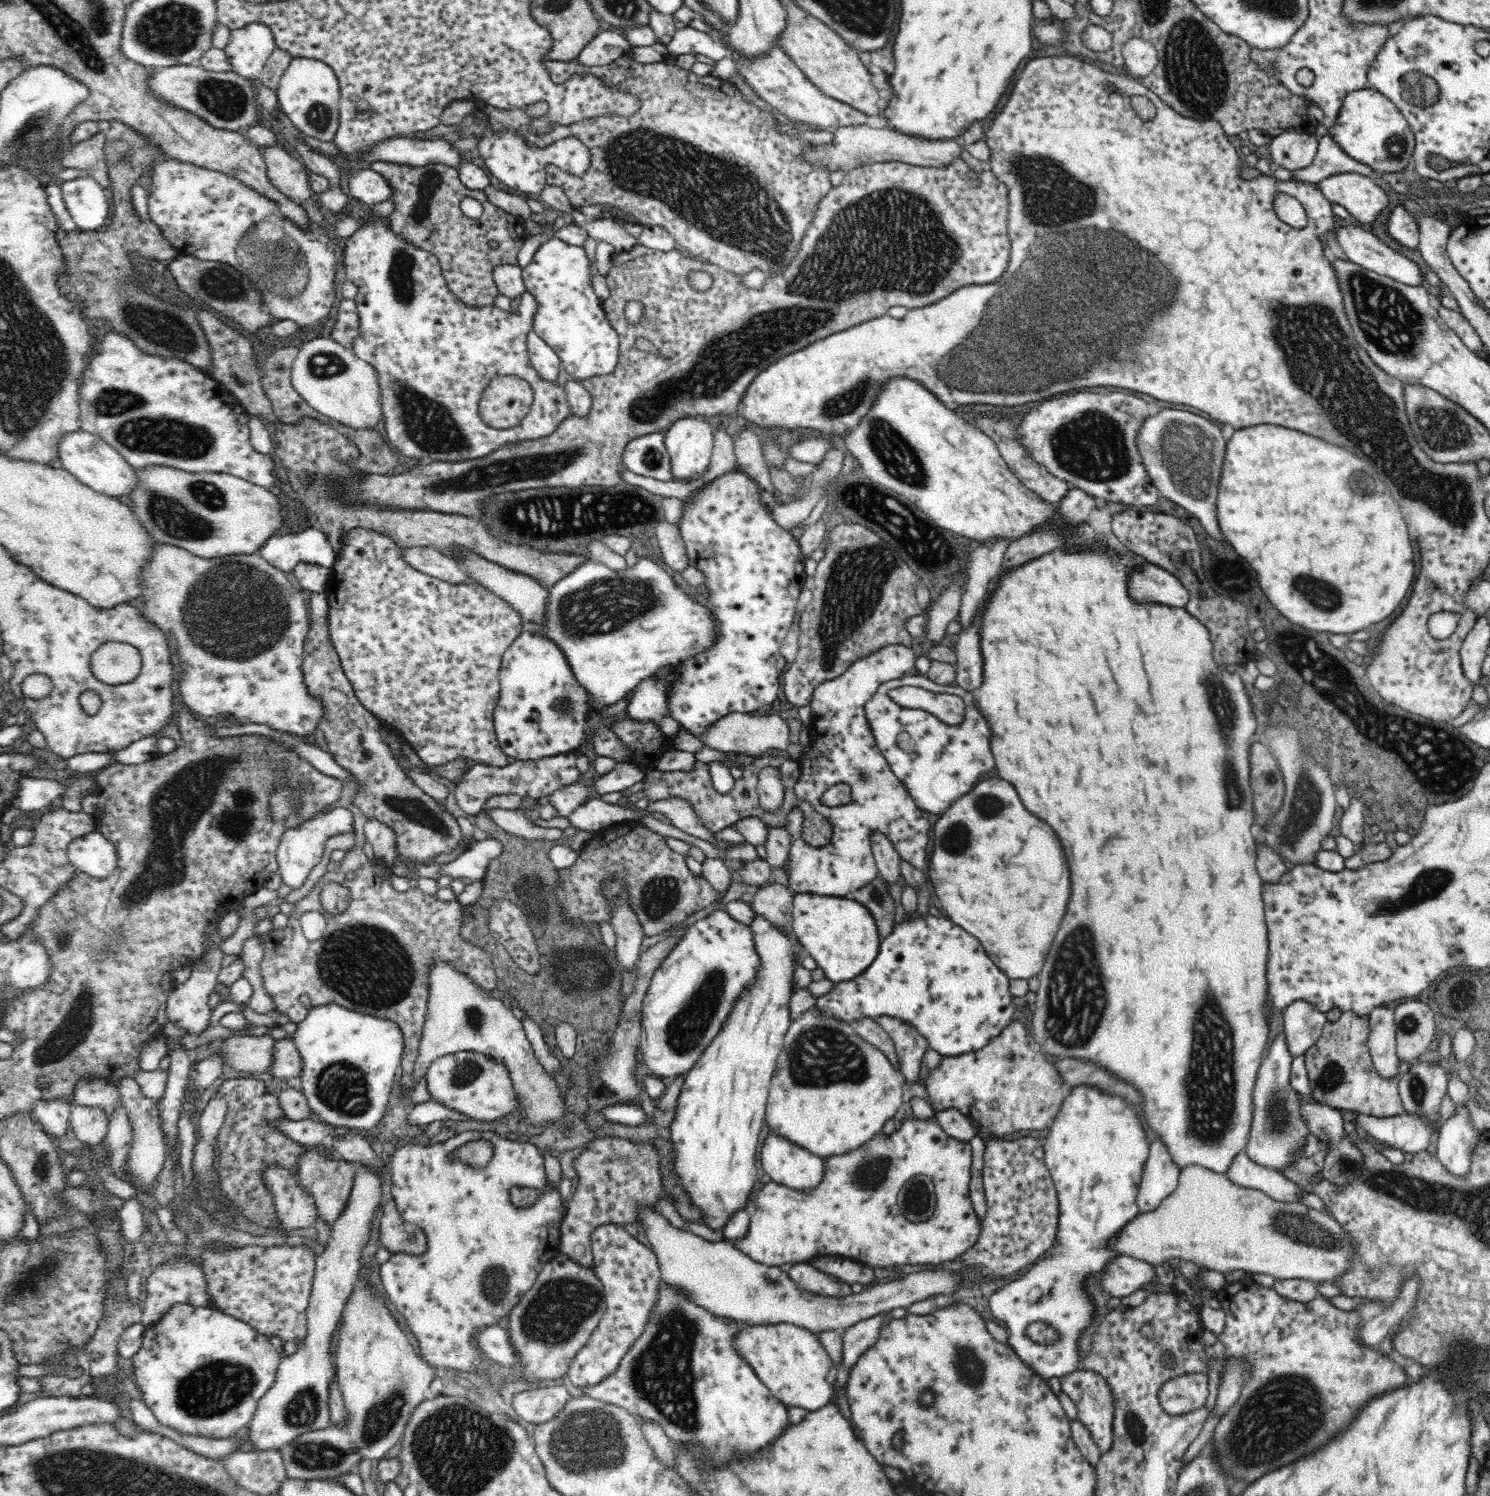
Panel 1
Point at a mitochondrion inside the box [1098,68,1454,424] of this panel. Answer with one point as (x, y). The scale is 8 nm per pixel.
(1392, 322)

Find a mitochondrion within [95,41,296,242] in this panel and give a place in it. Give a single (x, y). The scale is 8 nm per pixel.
(225, 100)

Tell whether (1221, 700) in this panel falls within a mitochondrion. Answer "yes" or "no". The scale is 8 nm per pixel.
yes

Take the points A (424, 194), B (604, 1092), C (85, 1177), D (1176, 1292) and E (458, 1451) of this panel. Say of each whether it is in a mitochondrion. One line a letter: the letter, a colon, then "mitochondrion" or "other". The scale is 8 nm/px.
A: mitochondrion
B: mitochondrion
C: other
D: other
E: mitochondrion

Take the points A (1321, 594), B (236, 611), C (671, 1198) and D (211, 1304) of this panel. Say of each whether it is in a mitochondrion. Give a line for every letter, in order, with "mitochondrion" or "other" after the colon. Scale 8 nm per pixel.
A: mitochondrion
B: mitochondrion
C: other
D: other

